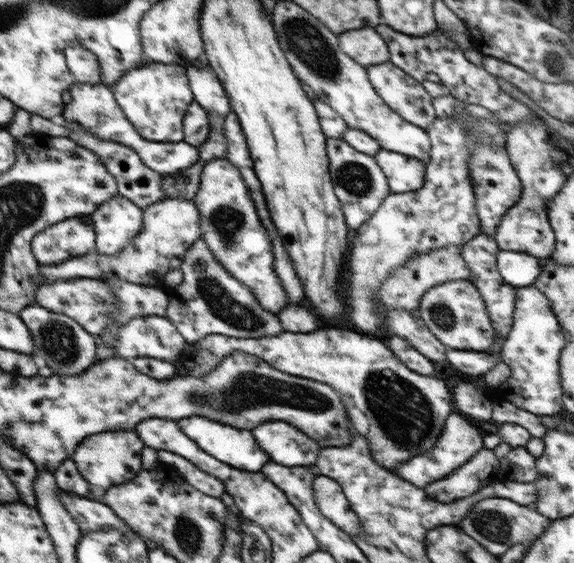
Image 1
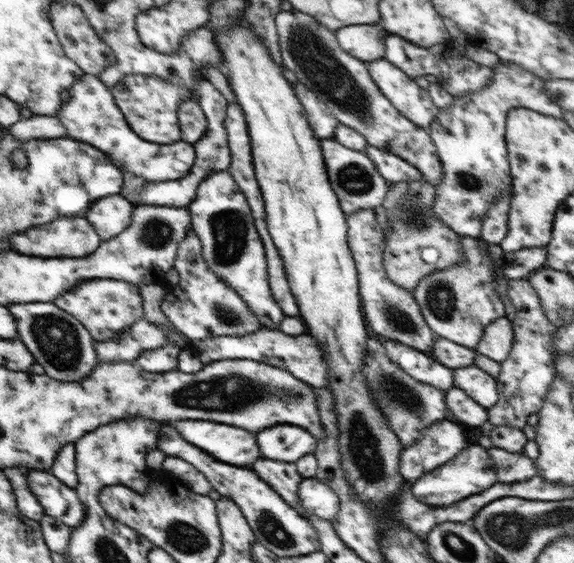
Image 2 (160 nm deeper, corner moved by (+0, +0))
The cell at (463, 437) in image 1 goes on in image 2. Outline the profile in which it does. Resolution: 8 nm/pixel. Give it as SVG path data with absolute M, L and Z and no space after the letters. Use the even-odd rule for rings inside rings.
M449 418L436 422L424 429L422 440L416 440L412 446L400 454L400 474L408 482L413 482L423 474L450 462L456 454L470 446L465 430L457 421Z

